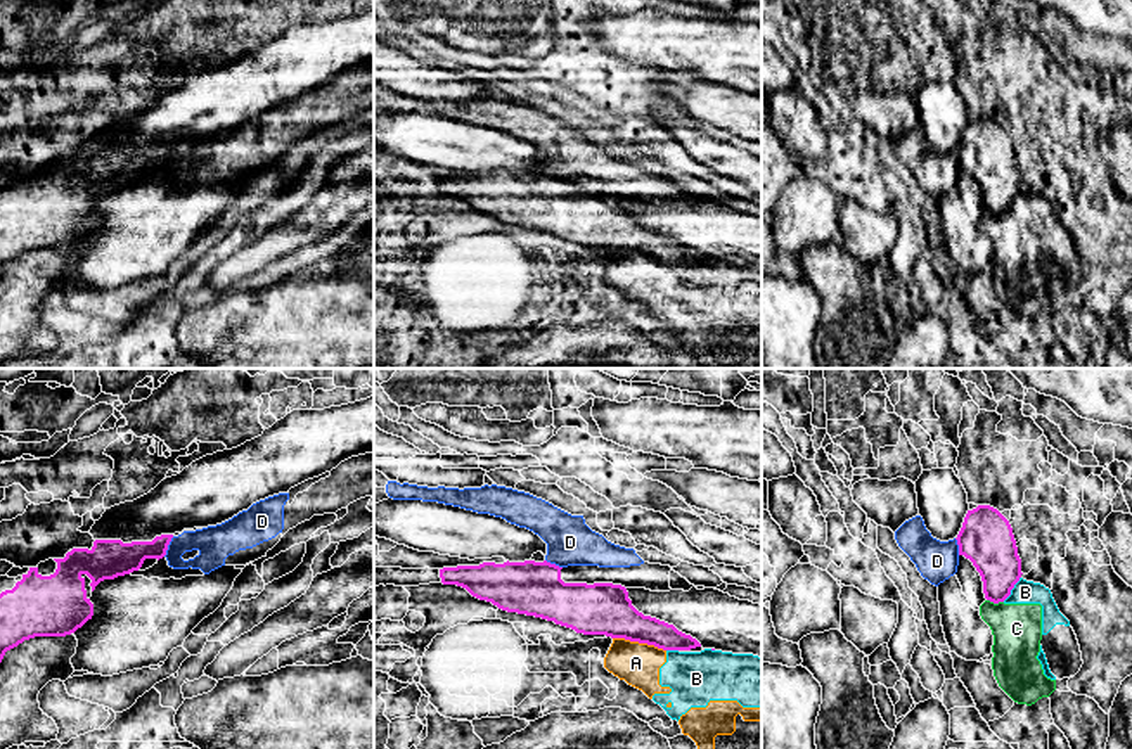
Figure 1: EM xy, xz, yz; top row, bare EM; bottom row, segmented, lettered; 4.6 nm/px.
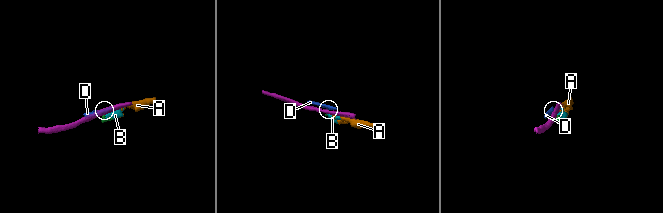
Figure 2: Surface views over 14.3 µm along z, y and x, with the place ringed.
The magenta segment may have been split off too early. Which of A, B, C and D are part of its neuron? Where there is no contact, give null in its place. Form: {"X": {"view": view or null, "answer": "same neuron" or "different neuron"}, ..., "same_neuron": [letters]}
{"A": {"view": "xz", "answer": "different neuron"}, "B": {"view": "yz", "answer": "different neuron"}, "C": {"view": "yz", "answer": "different neuron"}, "D": {"view": "xy", "answer": "different neuron"}, "same_neuron": []}

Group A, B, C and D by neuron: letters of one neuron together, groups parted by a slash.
A B C / D

